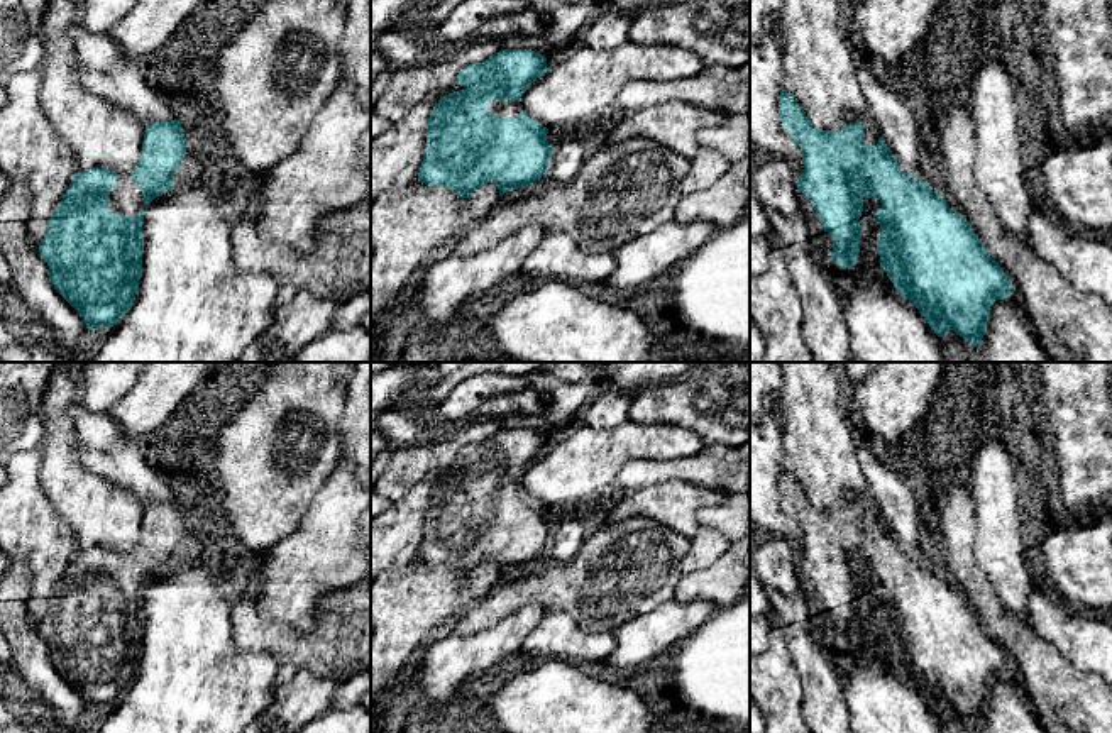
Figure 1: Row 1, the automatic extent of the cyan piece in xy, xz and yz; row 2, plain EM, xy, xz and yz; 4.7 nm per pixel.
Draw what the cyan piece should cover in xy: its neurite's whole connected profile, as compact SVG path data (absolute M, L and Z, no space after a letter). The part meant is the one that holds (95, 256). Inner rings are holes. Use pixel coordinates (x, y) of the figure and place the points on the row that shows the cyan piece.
M176 118L149 124L142 159L127 176L108 168L78 171L56 205L39 252L49 266L51 284L78 311L88 332L113 327L134 305L142 274L146 207L173 188L184 152L186 142Z

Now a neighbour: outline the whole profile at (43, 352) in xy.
M47 339L44 344L32 345L29 349L29 354L32 362L78 362L76 357L86 350L93 350L90 342L80 352L68 354L54 347L52 342Z

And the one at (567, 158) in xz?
M574 139L557 144L550 156L548 174L555 185L565 185L577 178L586 161L587 151Z

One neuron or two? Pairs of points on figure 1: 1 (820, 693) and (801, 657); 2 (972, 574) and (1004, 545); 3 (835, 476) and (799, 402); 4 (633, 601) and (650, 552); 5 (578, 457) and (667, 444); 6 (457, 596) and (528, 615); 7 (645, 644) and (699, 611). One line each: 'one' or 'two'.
1: one
2: two
3: one
4: one
5: one
6: two
7: one

